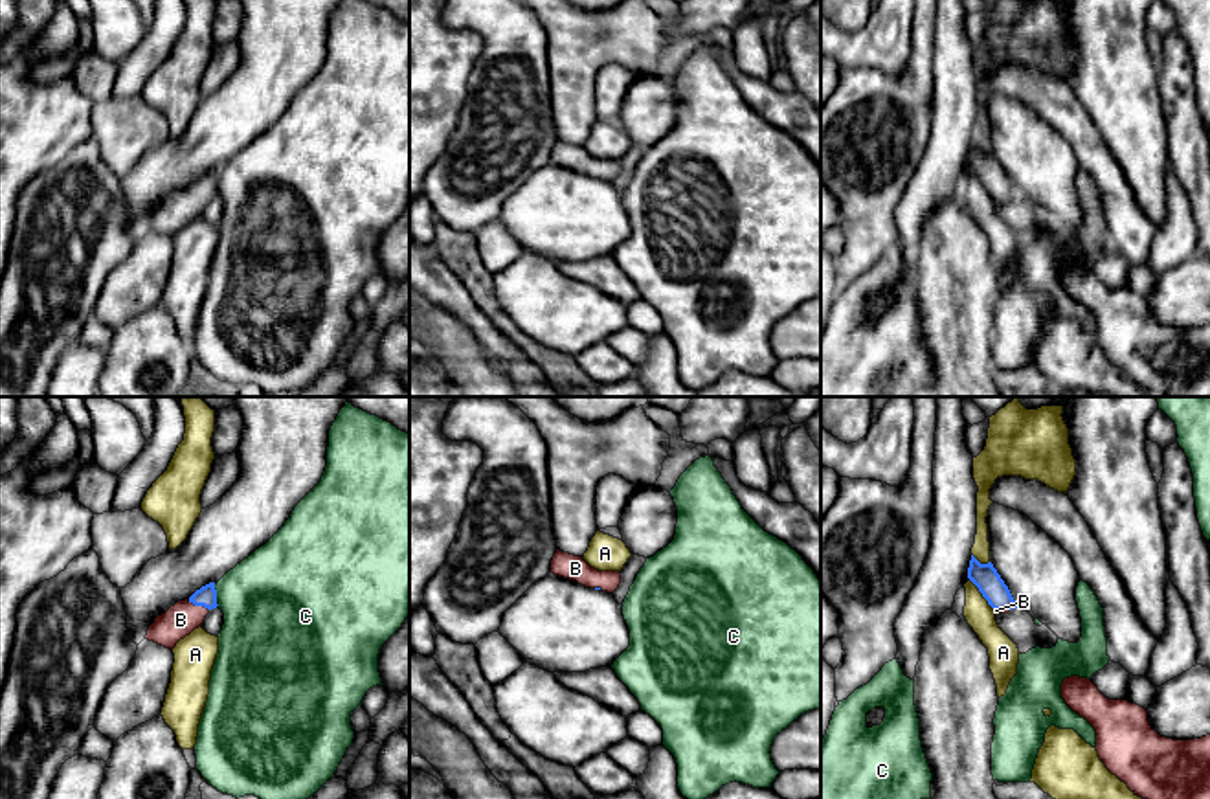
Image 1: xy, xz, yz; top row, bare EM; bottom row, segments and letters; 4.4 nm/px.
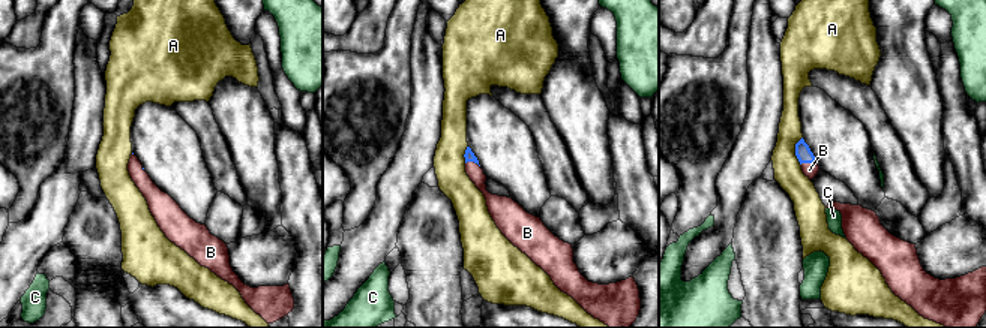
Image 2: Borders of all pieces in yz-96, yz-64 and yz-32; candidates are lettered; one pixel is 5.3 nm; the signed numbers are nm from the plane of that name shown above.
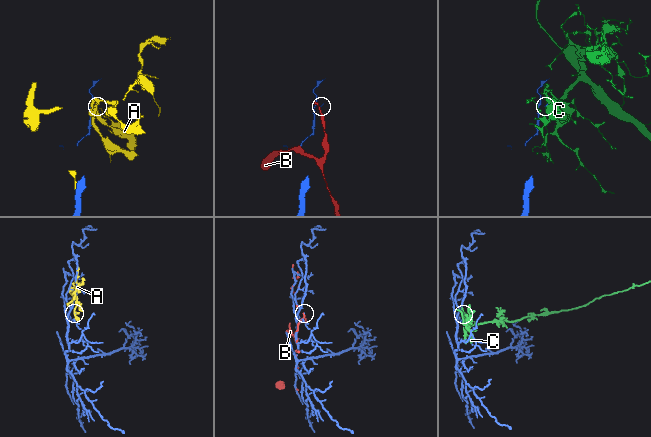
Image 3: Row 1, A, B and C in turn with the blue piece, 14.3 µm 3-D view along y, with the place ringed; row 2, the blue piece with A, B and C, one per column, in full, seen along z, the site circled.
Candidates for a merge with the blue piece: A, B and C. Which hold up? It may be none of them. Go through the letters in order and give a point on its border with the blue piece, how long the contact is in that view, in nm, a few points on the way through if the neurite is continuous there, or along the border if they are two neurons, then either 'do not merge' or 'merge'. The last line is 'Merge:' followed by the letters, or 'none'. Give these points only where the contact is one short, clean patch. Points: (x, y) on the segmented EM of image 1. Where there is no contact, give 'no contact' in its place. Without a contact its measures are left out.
A: meets blue in yz at (983, 596); contact 180 nm long; border along yz (970, 579), (994, 610); do not merge
B: meets blue in xy at (199, 605); contact 110 nm long; merge
C: meets blue in xy at (215, 596); contact 100 nm long; border along xy (213, 585), (219, 605); do not merge
Merge: B

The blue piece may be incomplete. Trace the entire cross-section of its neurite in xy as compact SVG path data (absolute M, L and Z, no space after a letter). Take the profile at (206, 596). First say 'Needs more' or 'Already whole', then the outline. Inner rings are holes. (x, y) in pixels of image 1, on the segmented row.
Needs more. M215 582L196 590L189 599L178 601L149 626L145 639L174 648L180 639L202 626L206 615L217 608Z

